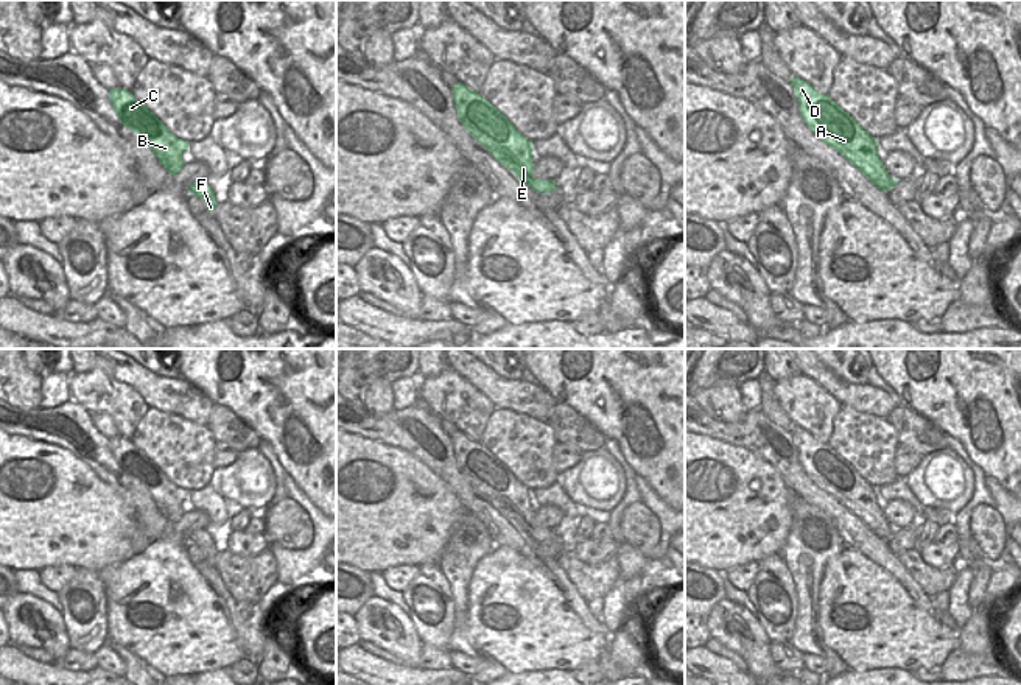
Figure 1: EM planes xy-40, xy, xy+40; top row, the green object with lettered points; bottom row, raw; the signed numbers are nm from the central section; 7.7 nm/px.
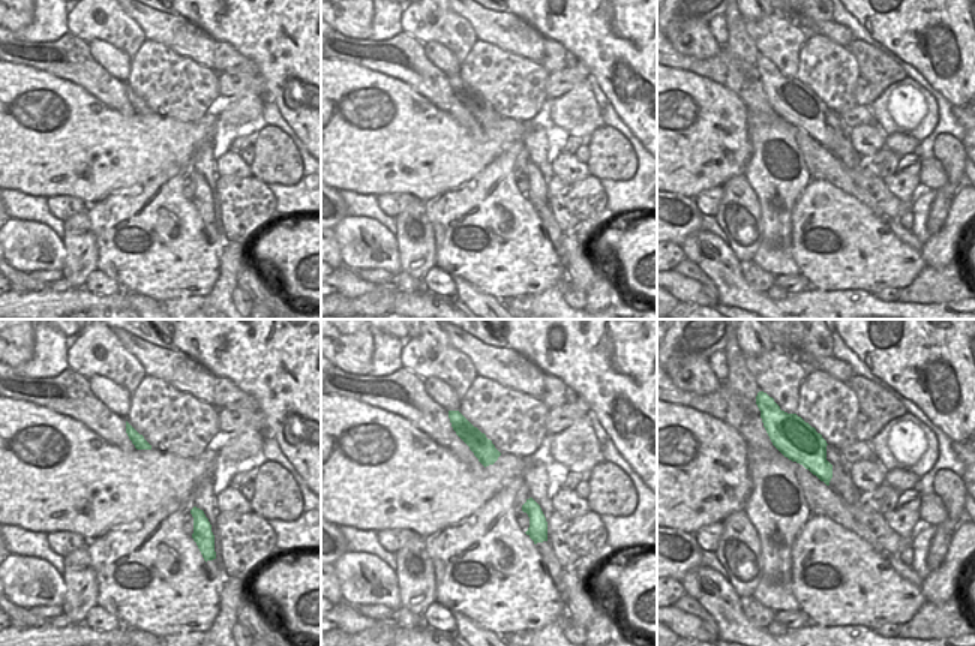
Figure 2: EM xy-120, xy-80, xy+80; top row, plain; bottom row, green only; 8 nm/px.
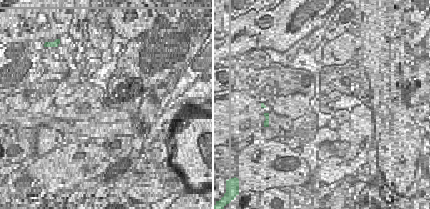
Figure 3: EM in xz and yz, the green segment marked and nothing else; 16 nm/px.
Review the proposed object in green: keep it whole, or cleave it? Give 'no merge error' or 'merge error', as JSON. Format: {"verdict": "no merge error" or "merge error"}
{"verdict": "no merge error"}

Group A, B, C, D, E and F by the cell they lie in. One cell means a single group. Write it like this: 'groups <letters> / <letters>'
groups A B C D E F

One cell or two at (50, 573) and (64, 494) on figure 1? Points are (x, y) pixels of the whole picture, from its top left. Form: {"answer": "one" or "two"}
{"answer": "two"}

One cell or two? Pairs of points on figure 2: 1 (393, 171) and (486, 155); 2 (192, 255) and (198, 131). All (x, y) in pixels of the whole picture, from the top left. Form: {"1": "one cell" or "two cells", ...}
{"1": "one cell", "2": "two cells"}

